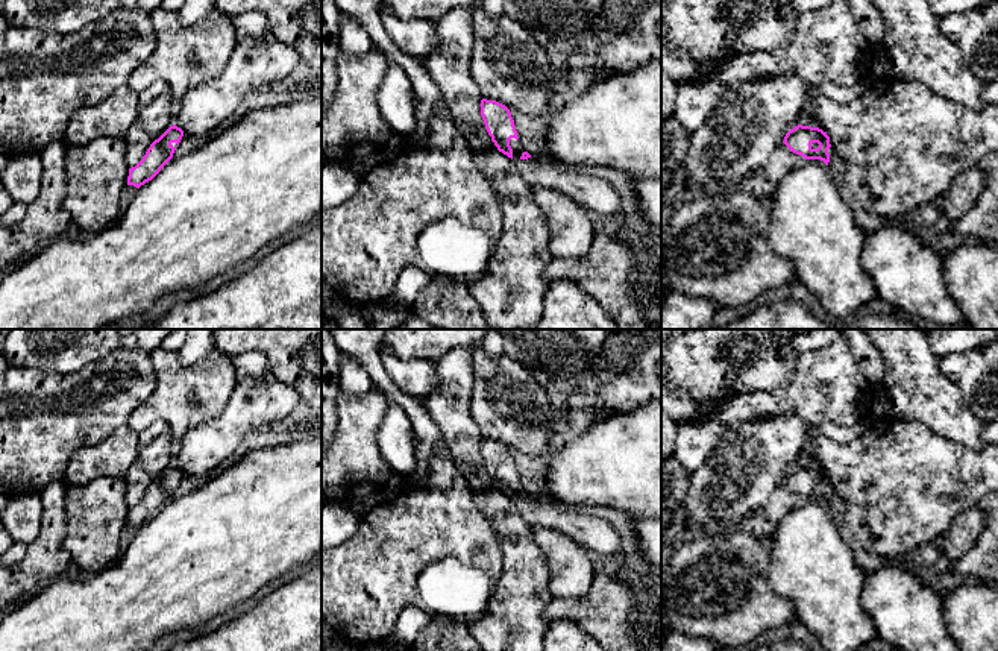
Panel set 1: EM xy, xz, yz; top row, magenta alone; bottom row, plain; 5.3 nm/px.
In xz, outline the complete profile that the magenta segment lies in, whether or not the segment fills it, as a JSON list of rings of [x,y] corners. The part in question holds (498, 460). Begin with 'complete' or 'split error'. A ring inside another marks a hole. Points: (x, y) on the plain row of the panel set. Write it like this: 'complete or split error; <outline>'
split error; [[[481,440],[481,455],[499,492],[511,498],[531,527],[555,528],[573,539],[599,561],[613,561],[628,551],[623,536],[608,520],[587,516],[557,501],[531,496],[520,484],[510,449],[496,440]]]

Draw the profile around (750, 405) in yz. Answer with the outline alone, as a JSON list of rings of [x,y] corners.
[[[754,390],[731,398],[714,416],[723,425],[739,425],[777,414],[783,405],[783,395]]]

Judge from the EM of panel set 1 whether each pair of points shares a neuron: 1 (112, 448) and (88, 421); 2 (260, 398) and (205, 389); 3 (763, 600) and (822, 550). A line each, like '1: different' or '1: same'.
1: different
2: different
3: different

